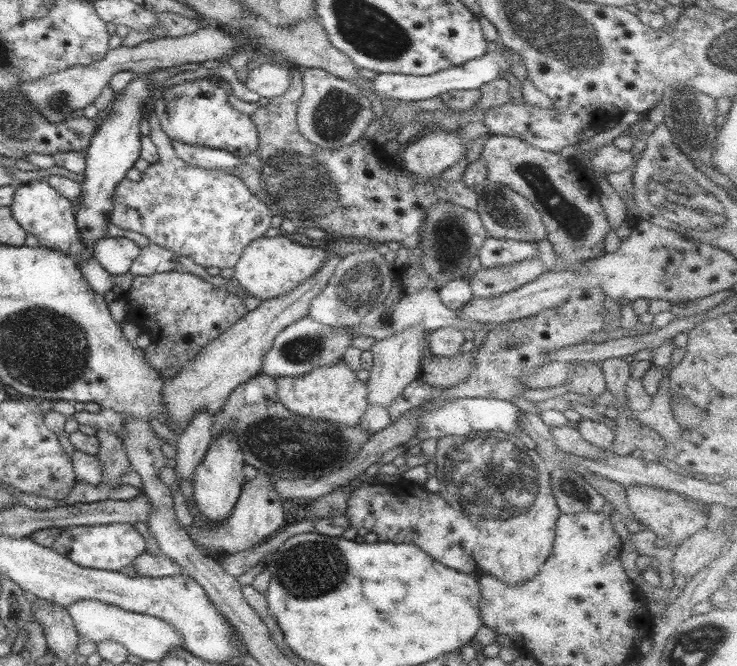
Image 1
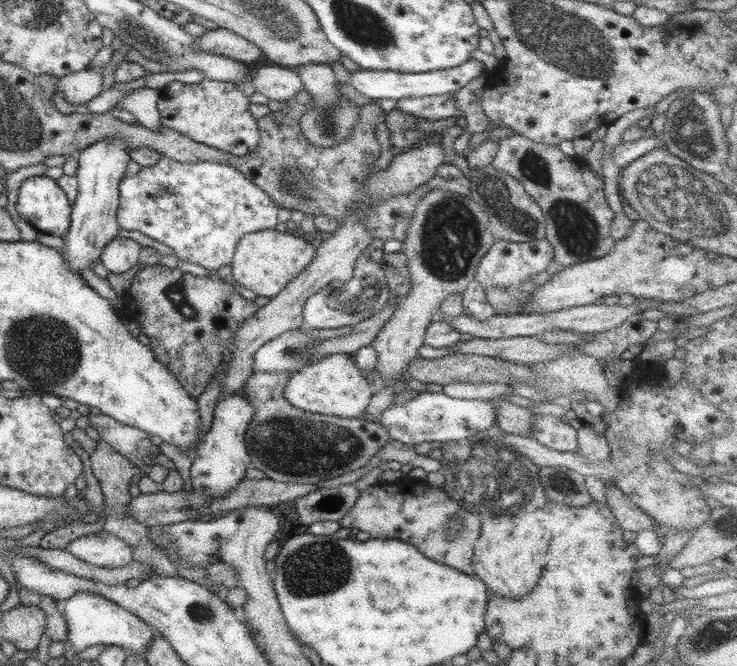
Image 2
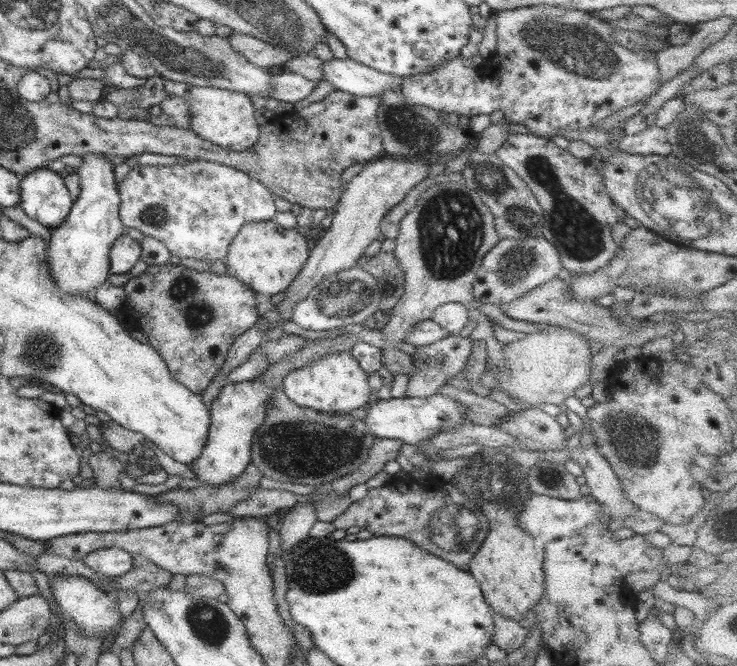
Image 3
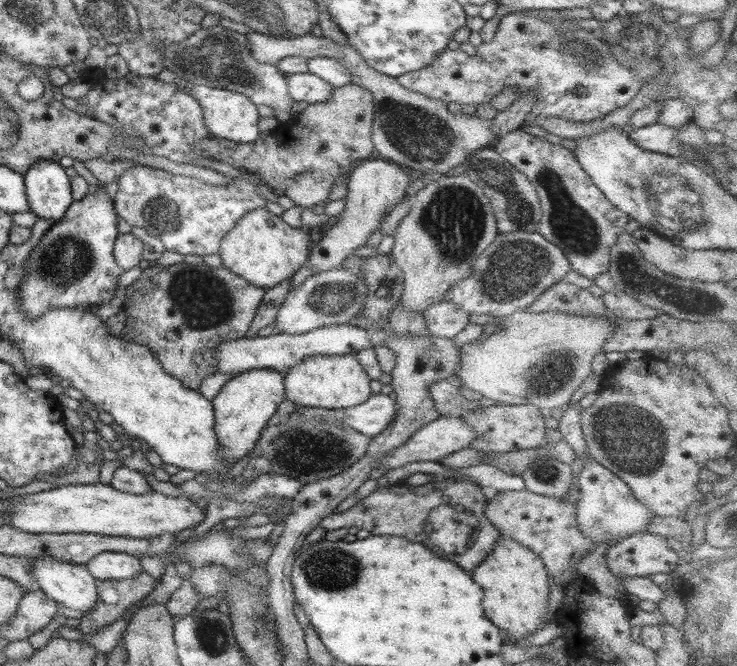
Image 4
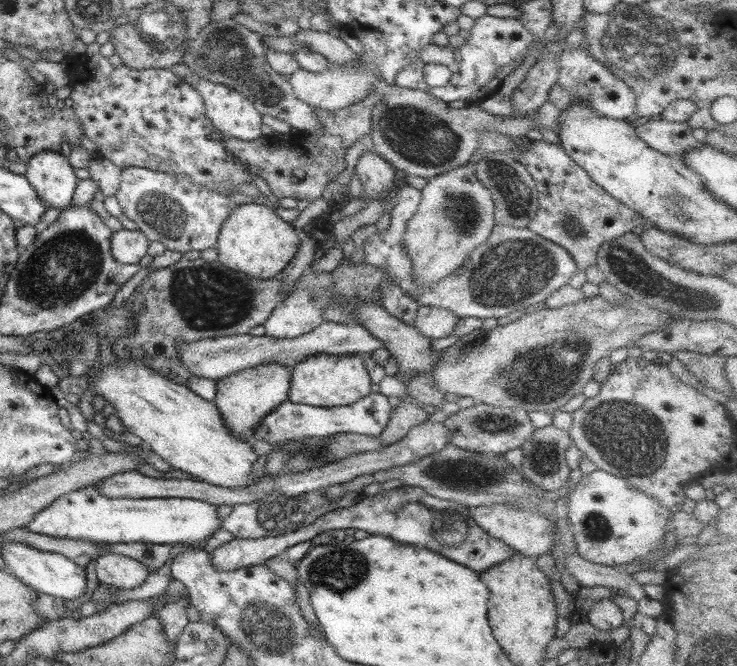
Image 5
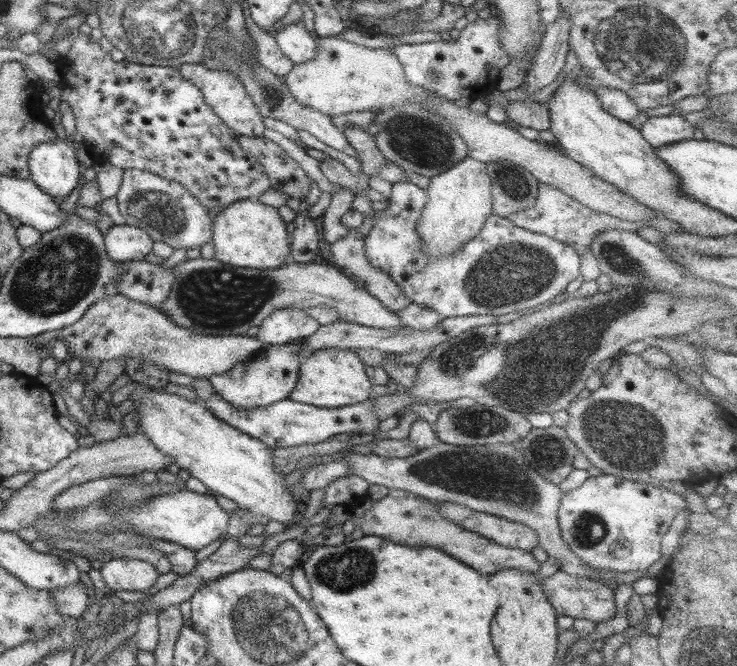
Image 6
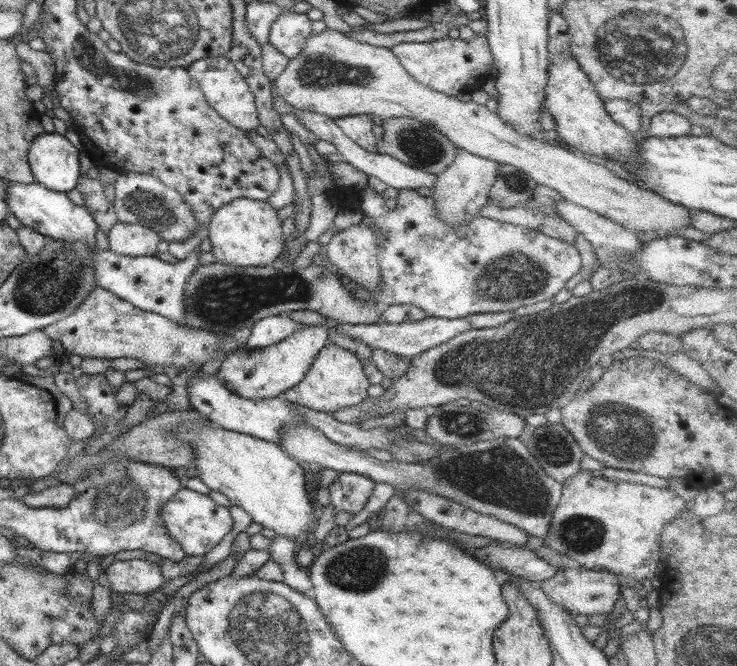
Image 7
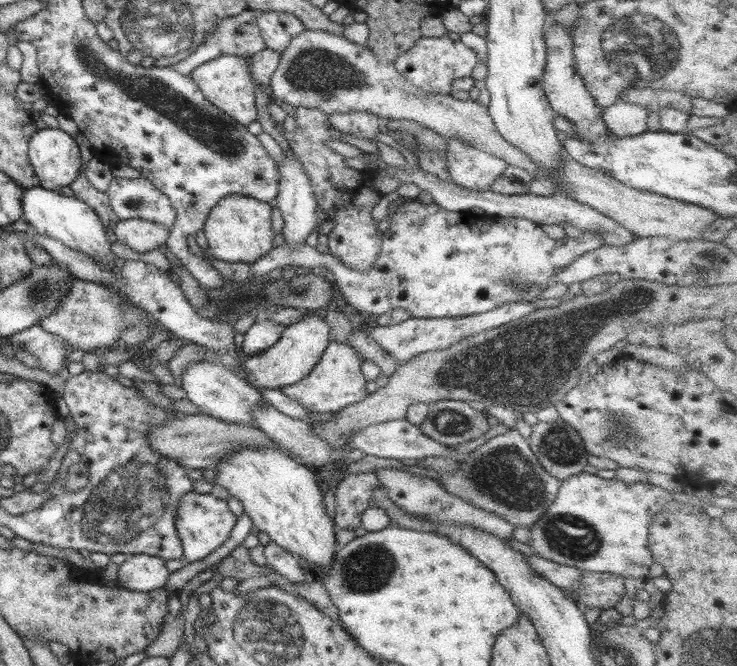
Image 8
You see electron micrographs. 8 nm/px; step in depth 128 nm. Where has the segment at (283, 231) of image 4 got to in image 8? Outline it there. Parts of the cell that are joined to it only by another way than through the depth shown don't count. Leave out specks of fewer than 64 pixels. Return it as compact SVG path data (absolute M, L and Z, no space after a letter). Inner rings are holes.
M228 195L218 200L204 224L208 250L214 258L224 262L246 262L252 264L272 250L274 232L272 231L271 211L268 203L242 195Z

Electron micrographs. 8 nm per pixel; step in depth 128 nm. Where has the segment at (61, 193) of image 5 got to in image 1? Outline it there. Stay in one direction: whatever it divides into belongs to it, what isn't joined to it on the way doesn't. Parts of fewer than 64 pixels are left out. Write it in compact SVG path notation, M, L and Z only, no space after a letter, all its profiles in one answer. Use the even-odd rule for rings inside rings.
M46 178L41 181L31 180L28 183L20 184L14 193L12 204L9 206L12 217L19 225L32 236L39 240L39 246L60 250L66 256L78 261L79 270L84 276L84 280L92 287L94 292L104 296L106 292L112 290L113 277L92 254L91 250L82 245L80 231L76 226L75 206L72 201L64 198L58 190L48 184Z

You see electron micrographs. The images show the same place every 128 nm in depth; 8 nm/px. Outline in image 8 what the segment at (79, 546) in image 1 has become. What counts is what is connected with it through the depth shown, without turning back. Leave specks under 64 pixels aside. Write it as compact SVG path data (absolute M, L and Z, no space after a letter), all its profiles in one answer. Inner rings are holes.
M134 555L118 568L120 586L138 592L150 592L163 588L169 572L165 561L156 556Z

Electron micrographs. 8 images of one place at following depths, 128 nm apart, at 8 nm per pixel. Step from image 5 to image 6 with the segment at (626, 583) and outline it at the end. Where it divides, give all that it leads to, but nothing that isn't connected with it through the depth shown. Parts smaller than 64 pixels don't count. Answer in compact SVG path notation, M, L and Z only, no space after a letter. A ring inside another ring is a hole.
M438 442L431 448L408 458L384 458L373 453L366 456L351 454L343 457L351 475L364 478L368 485L378 484L389 490L412 492L432 502L460 504L478 512L522 523L536 531L539 544L556 562L560 571L590 580L599 580L585 563L568 548L558 525L558 512L563 493L534 471L516 444L463 446Z

